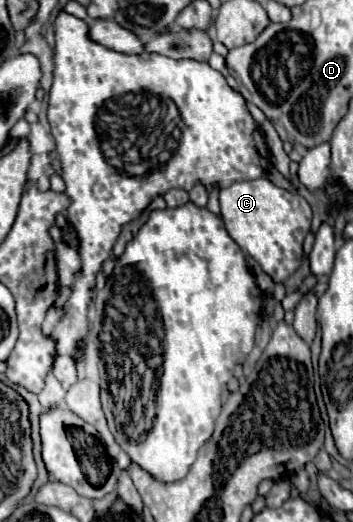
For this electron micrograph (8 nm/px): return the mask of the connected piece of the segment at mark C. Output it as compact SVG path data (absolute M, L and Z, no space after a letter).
M268 177L236 181L220 189L220 213L230 237L260 263L274 283L284 283L302 265L302 241L310 231L312 209L298 193L276 187Z

